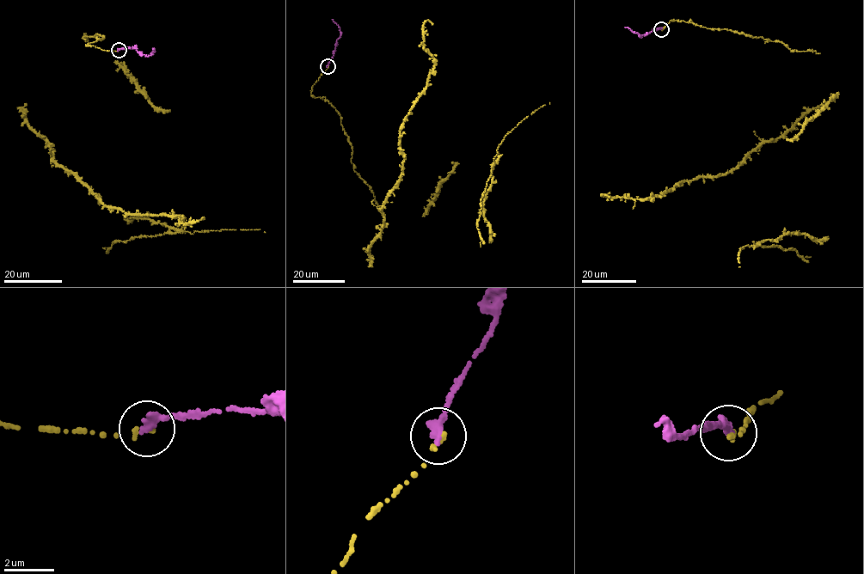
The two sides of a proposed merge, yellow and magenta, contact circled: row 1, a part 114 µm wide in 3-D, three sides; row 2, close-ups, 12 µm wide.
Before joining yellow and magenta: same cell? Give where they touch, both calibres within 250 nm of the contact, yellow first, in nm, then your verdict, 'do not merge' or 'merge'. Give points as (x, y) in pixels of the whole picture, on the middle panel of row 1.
(327, 66) | 160/360 nm | merge

